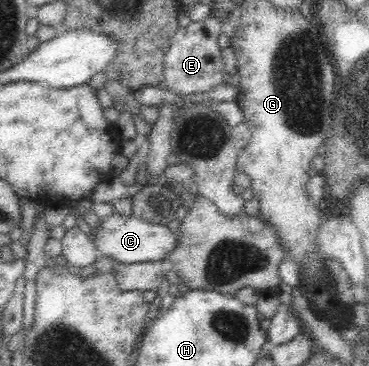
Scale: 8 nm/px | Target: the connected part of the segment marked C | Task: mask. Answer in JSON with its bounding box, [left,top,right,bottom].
[93,214,181,264]

